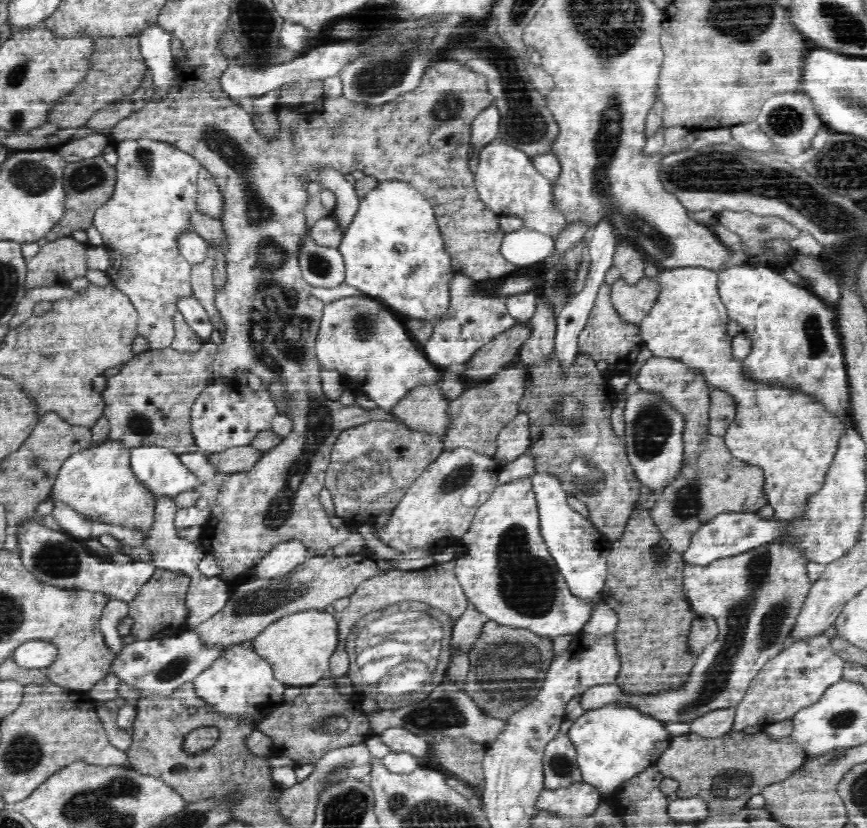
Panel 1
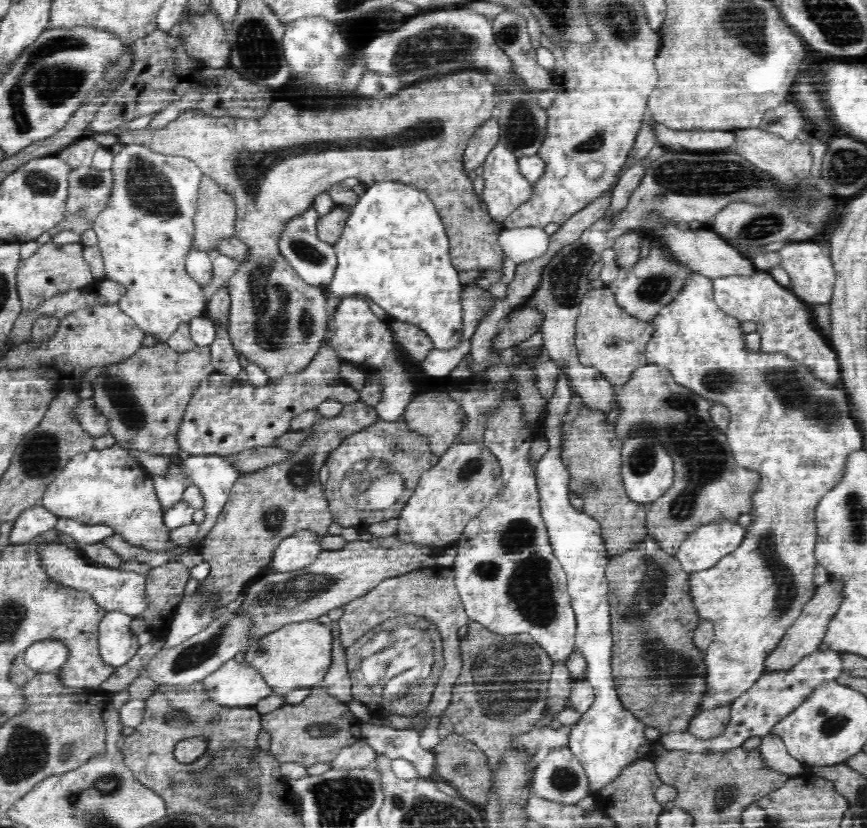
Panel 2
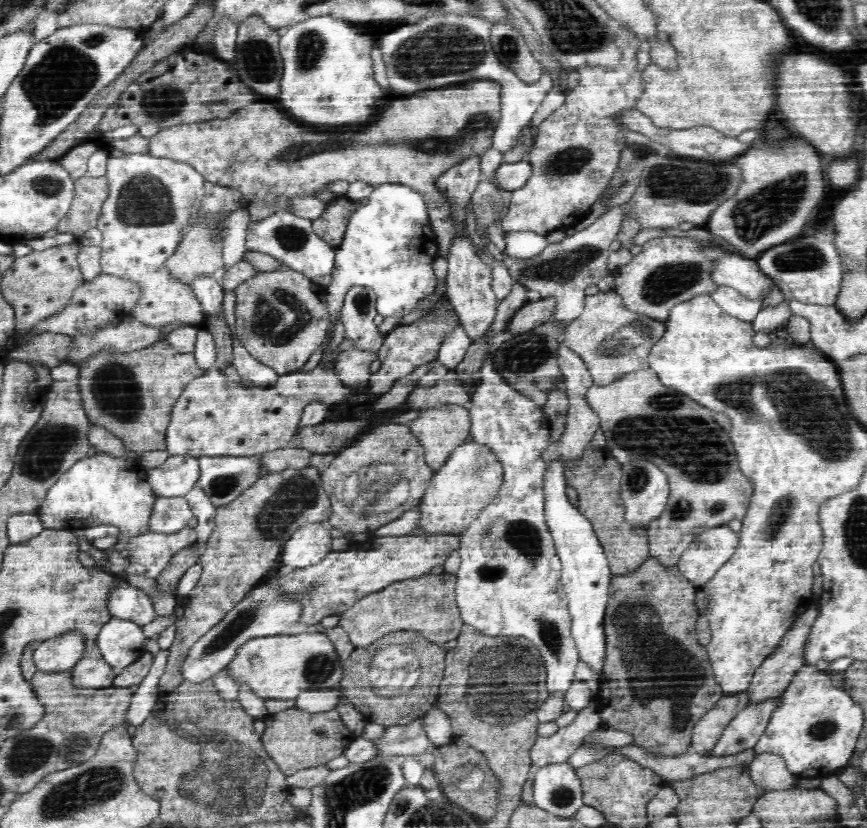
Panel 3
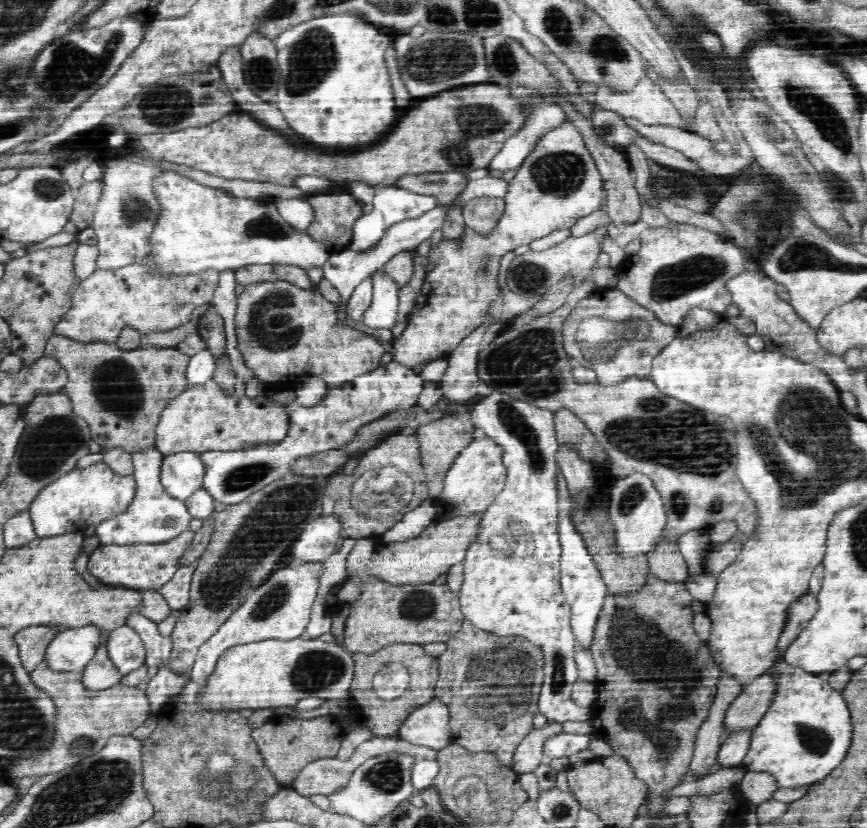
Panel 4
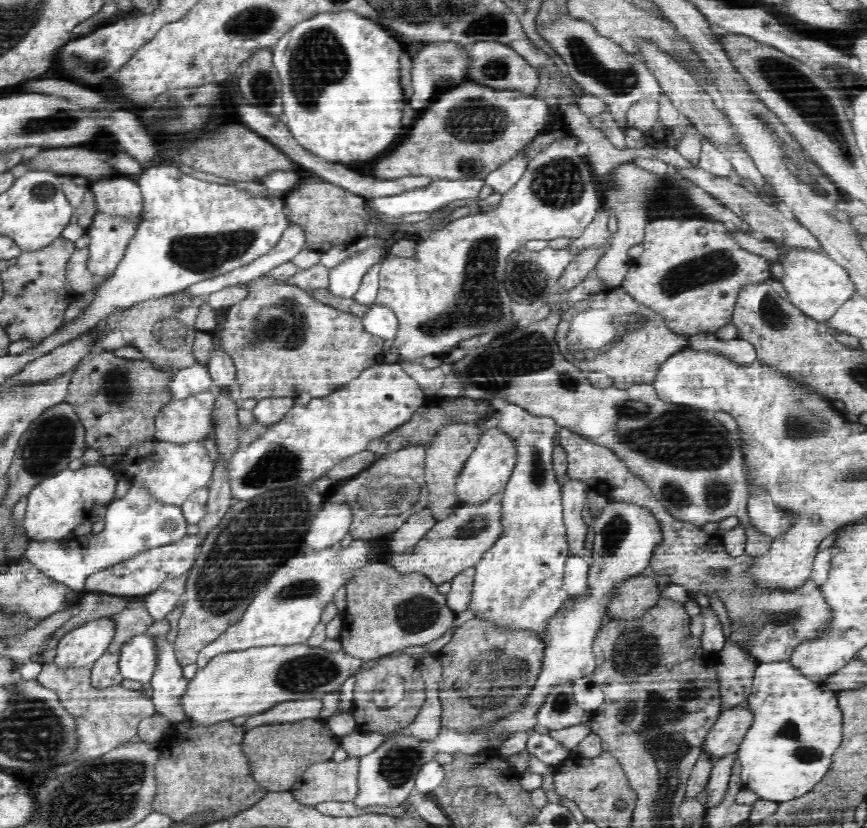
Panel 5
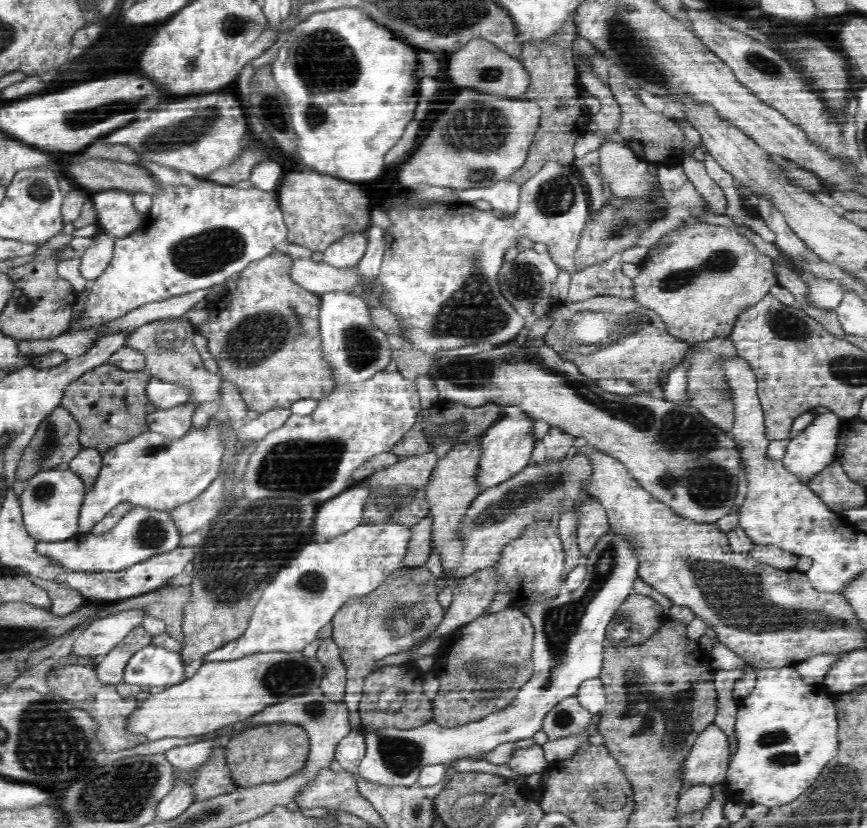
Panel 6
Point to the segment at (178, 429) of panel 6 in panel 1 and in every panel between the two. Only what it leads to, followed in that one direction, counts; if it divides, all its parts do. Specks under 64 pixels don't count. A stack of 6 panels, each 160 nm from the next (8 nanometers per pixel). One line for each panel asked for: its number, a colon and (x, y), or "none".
1: (223, 416)
2: (223, 418)
3: (214, 416)
4: (202, 418)
5: (191, 420)

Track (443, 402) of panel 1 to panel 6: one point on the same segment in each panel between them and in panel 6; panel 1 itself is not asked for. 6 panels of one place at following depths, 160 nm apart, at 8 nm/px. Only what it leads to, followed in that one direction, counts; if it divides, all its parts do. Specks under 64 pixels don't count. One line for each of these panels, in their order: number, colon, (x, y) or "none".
2: (434, 414)
3: (440, 429)
4: (440, 441)
5: (447, 454)
6: (451, 488)

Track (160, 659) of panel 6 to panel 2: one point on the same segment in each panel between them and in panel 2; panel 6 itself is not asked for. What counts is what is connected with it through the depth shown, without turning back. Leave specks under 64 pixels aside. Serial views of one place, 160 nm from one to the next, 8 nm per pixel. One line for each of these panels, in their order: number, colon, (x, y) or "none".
2: (117, 644)
3: (121, 642)
4: (126, 650)
5: (138, 660)

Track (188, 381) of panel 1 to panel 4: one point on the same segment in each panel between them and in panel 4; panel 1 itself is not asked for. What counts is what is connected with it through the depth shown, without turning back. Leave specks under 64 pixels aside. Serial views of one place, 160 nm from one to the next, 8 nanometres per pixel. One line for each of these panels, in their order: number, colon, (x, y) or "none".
2: (144, 398)
3: (133, 394)
4: (121, 394)

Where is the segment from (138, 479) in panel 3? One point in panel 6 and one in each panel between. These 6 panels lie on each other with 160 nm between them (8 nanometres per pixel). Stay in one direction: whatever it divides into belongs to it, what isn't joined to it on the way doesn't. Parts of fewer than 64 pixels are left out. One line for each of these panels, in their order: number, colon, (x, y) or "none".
4: (81, 498)
5: (58, 505)
6: (51, 502)

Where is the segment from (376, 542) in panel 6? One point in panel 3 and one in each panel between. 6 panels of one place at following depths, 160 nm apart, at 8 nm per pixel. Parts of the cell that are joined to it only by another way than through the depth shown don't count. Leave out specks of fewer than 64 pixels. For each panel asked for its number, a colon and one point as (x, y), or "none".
3: (263, 612)
4: (280, 607)
5: (286, 611)

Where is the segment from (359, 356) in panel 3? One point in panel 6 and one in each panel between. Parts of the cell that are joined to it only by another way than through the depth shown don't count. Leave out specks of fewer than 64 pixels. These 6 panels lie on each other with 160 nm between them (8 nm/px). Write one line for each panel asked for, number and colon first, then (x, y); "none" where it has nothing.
4: (285, 332)
5: (283, 342)
6: (266, 339)

